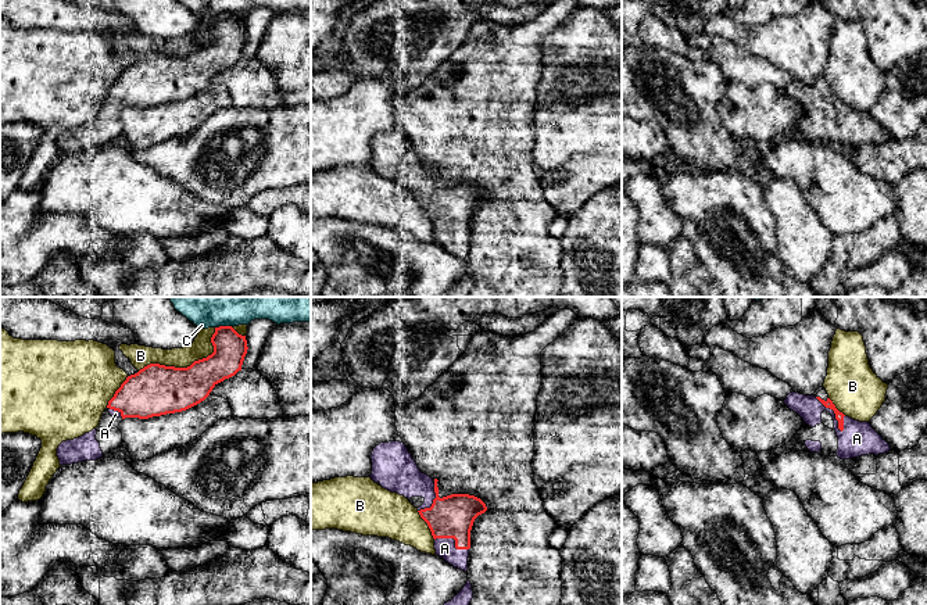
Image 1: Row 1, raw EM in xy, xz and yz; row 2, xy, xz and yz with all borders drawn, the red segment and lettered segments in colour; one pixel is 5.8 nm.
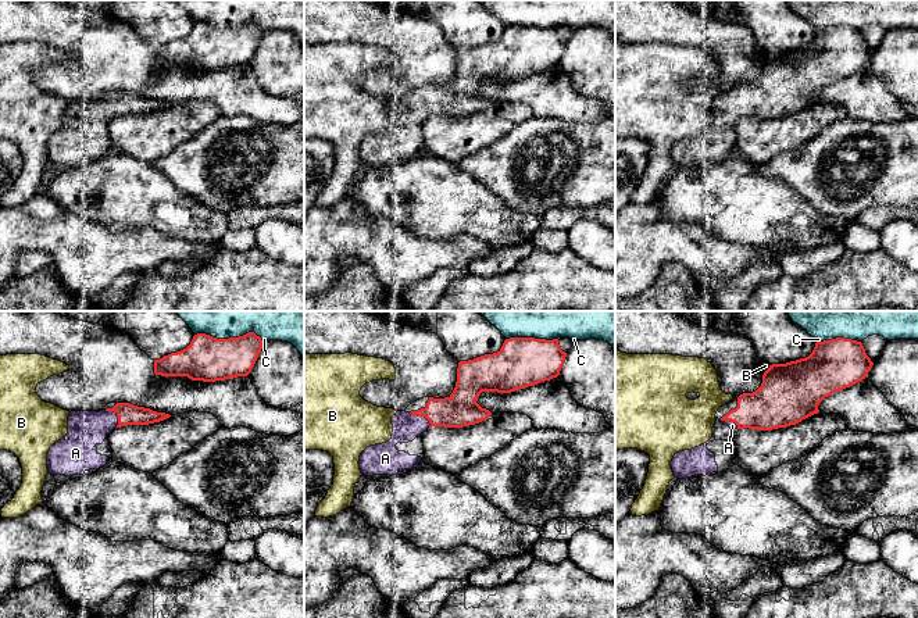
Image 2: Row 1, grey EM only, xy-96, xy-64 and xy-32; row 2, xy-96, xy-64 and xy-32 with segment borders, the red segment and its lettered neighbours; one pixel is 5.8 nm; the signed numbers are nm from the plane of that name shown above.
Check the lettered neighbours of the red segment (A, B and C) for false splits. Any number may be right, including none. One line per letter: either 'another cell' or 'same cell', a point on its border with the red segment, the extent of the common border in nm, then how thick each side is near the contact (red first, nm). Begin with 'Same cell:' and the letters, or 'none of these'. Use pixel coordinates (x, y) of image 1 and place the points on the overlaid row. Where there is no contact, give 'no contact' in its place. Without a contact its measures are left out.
Same cell: A
A: same cell | yz (834, 412) | 260 nm | 50/200 nm
B: another cell | xy (188, 367) | 500 nm | 300/120 nm
C: another cell | xy (222, 326) | 100 nm | 190/360 nm

